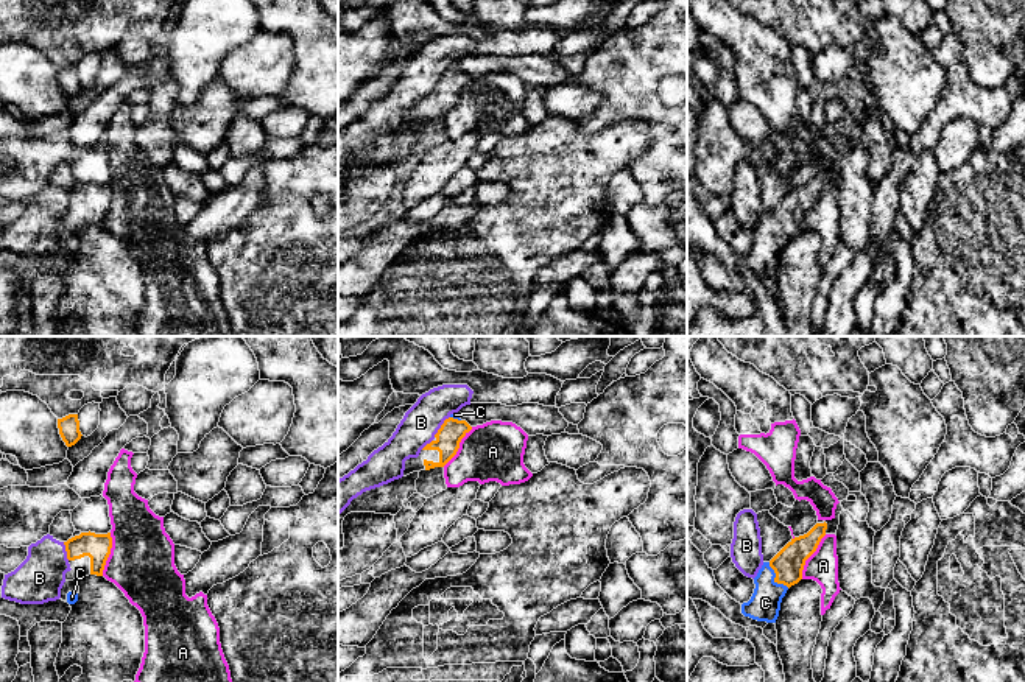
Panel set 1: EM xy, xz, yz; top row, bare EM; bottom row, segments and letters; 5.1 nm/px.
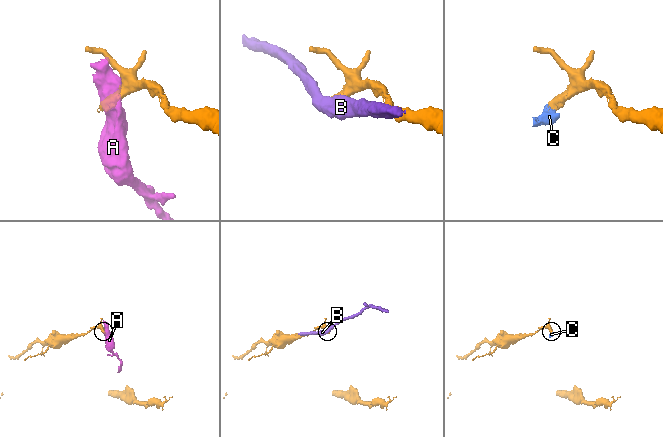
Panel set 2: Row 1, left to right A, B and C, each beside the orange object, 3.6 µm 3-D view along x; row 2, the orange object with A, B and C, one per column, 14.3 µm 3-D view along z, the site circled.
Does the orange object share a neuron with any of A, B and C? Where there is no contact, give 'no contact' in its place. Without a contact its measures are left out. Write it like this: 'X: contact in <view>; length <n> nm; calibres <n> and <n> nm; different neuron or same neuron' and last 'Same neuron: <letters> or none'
A: contact in yz; length 260 nm; calibres 160 and 160 nm; different neuron
B: contact in xz; length 140 nm; calibres 130 and 190 nm; different neuron
C: contact in yz; length 170 nm; calibres 160 and 160 nm; same neuron
Same neuron: C

